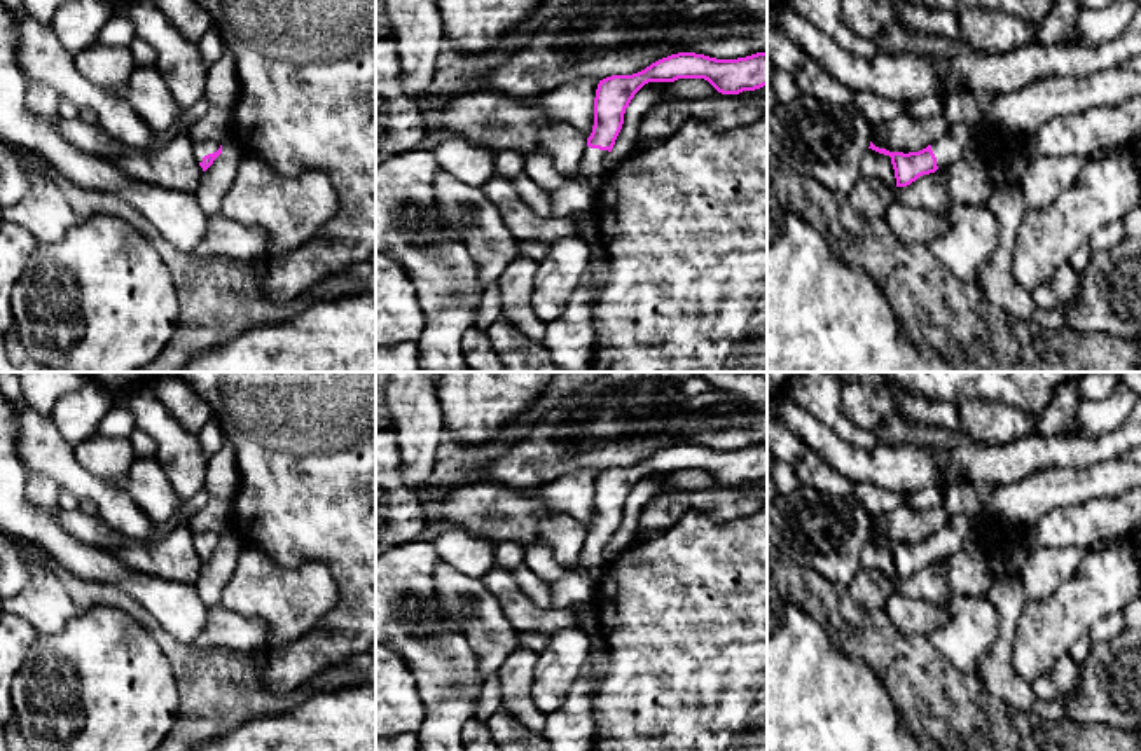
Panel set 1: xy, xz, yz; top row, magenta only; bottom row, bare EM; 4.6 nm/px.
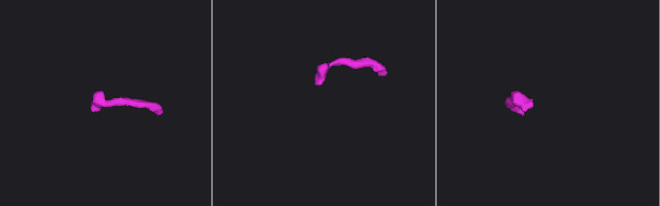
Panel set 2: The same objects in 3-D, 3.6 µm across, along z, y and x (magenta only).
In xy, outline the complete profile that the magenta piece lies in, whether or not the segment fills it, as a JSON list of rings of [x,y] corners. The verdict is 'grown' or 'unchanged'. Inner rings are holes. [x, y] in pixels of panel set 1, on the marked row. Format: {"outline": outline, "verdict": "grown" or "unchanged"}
{"outline": [[[213,141],[194,143],[194,155],[203,171],[206,171],[213,161],[222,154],[222,145]]], "verdict": "grown"}

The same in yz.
{"outline": [[[956,122],[947,134],[919,152],[889,152],[870,141],[872,150],[889,155],[895,169],[896,187],[907,187],[923,175],[935,173],[965,155],[973,154],[973,127]]], "verdict": "grown"}

